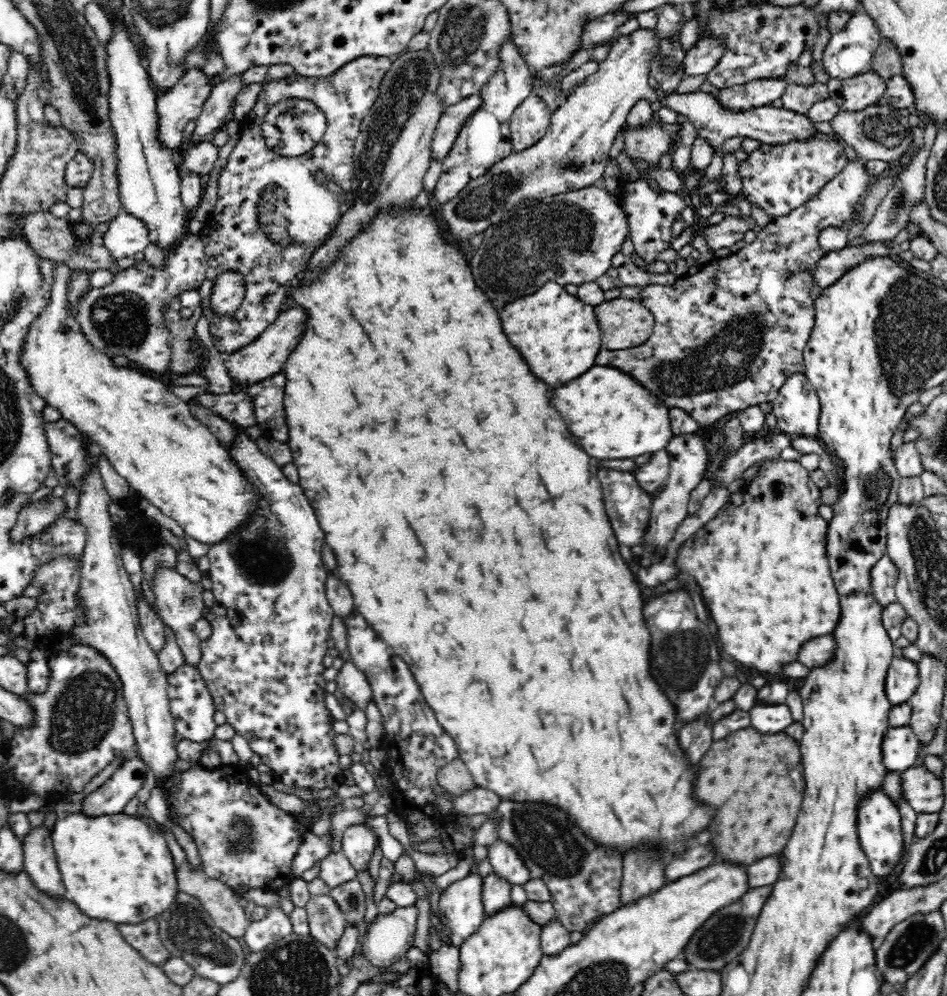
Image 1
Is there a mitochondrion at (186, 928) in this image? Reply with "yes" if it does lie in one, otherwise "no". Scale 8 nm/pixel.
yes

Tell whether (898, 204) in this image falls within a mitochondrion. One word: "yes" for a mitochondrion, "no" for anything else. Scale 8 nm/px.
yes

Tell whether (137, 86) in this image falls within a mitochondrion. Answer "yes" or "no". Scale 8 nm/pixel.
no

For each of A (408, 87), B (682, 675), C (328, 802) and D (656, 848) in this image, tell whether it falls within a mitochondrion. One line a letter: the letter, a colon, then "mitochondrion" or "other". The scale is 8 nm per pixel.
A: mitochondrion
B: mitochondrion
C: other
D: other

